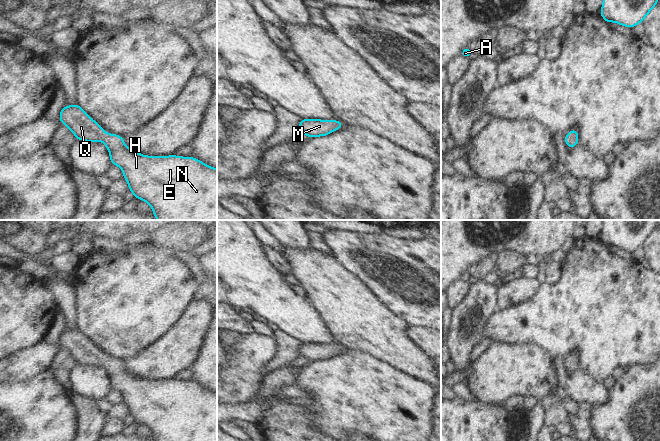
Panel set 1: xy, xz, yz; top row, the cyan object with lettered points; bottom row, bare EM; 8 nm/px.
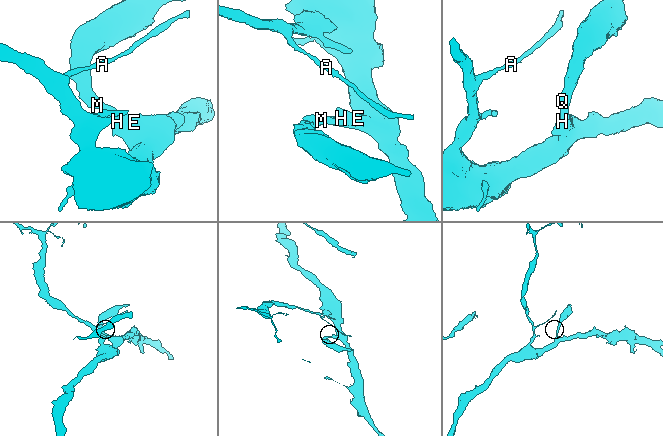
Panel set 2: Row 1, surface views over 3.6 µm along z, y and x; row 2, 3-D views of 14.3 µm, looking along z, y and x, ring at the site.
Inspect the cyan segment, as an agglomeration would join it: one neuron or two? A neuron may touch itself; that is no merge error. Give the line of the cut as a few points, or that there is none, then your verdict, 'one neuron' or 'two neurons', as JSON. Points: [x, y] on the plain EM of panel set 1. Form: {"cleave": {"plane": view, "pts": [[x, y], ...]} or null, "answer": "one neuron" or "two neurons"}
{"cleave": null, "answer": "one neuron"}

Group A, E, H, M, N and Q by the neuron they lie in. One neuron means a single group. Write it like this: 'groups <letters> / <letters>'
groups A E H M N Q

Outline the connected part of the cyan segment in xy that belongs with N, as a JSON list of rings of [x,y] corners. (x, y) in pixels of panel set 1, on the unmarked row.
[[[77,328],[63,331],[59,344],[65,348],[77,364],[87,366],[103,365],[110,377],[112,388],[122,393],[124,403],[129,409],[129,414],[135,422],[146,425],[152,432],[155,441],[217,441],[217,393],[205,389],[202,385],[193,381],[171,380],[145,380],[125,370],[122,360],[107,358],[100,349],[95,346]]]

